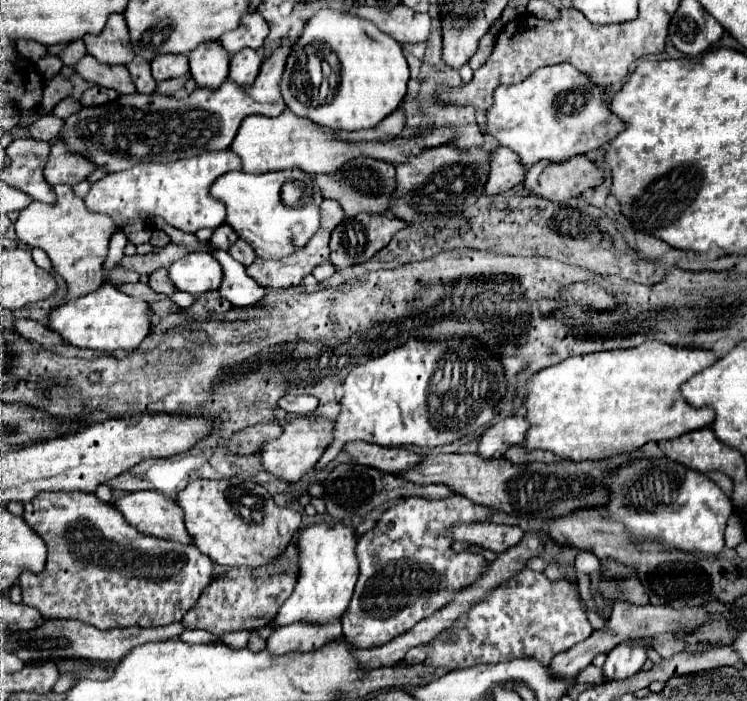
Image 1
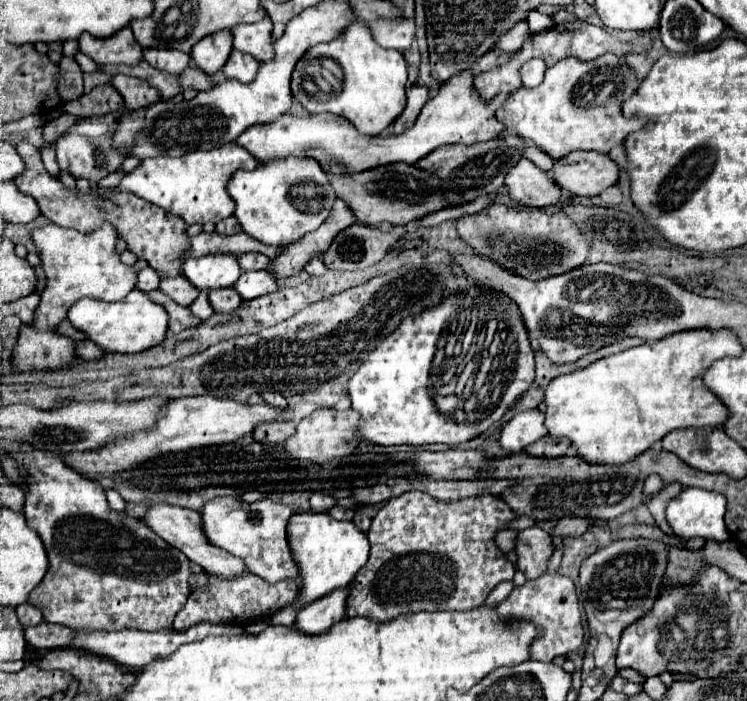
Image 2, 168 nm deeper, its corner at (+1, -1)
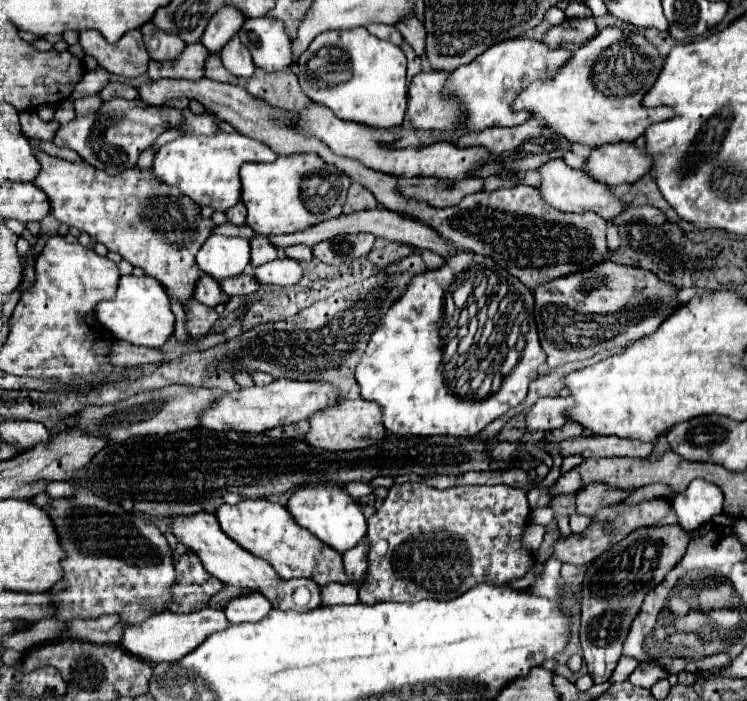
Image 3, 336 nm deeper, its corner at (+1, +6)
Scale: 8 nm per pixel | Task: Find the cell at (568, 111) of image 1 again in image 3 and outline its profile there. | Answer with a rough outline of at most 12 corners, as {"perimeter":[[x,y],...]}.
{"perimeter":[[601,29],[513,103],[571,143],[635,141],[665,57]]}

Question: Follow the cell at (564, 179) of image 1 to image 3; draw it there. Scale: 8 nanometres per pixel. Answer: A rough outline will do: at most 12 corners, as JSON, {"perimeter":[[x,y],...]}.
{"perimeter":[[635,143],[591,151],[585,171],[613,187],[639,181],[653,167]]}

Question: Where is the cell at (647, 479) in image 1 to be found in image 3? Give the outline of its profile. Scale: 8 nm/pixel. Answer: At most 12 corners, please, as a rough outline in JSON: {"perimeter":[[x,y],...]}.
{"perimeter":[[695,479],[671,503],[681,527],[695,531],[721,513],[723,493]]}

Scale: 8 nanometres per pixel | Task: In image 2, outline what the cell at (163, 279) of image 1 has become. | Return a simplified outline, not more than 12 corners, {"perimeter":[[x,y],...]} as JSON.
{"perimeter":[[163,276],[159,290],[181,306],[199,294],[183,276]]}

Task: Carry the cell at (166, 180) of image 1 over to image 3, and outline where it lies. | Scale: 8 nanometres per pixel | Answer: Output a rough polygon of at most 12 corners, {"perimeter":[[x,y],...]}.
{"perimeter":[[241,133],[183,135],[153,173],[201,207],[241,201],[239,167],[275,161]]}

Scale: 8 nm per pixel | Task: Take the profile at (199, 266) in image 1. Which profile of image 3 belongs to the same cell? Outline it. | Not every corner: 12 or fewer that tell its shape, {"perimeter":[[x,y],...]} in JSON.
{"perimeter":[[211,235],[197,265],[217,281],[249,265],[245,237]]}

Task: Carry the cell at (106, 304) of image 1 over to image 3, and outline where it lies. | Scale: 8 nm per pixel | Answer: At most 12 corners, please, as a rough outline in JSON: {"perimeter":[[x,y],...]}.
{"perimeter":[[123,275],[95,315],[117,339],[163,347],[175,315],[157,279]]}

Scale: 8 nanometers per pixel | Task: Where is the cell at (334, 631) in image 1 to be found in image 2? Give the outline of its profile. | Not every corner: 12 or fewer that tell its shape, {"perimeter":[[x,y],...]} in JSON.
{"perimeter":[[347,590],[299,610],[295,630],[325,634],[345,618]]}

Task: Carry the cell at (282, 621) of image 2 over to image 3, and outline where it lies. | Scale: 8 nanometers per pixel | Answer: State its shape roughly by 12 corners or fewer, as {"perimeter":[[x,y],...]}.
{"perimeter":[[213,513],[175,515],[173,533],[225,585],[273,609],[311,611],[321,587],[281,579],[221,531]]}

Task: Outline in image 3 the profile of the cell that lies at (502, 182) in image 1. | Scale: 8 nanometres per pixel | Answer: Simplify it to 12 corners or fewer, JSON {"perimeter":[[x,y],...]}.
{"perimeter":[[563,159],[545,163],[543,199],[611,221],[627,205]]}

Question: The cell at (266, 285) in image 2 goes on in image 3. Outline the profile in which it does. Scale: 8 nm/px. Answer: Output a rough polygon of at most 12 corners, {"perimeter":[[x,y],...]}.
{"perimeter":[[283,257],[255,267],[259,283],[295,285],[303,265]]}

